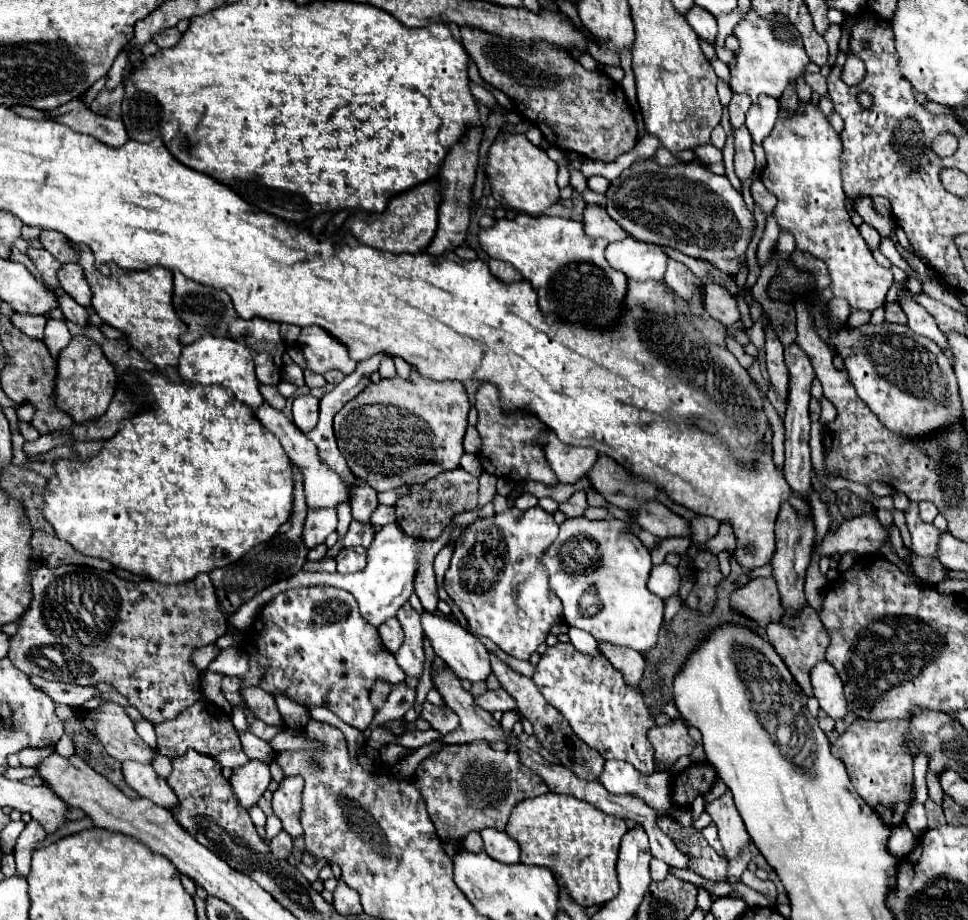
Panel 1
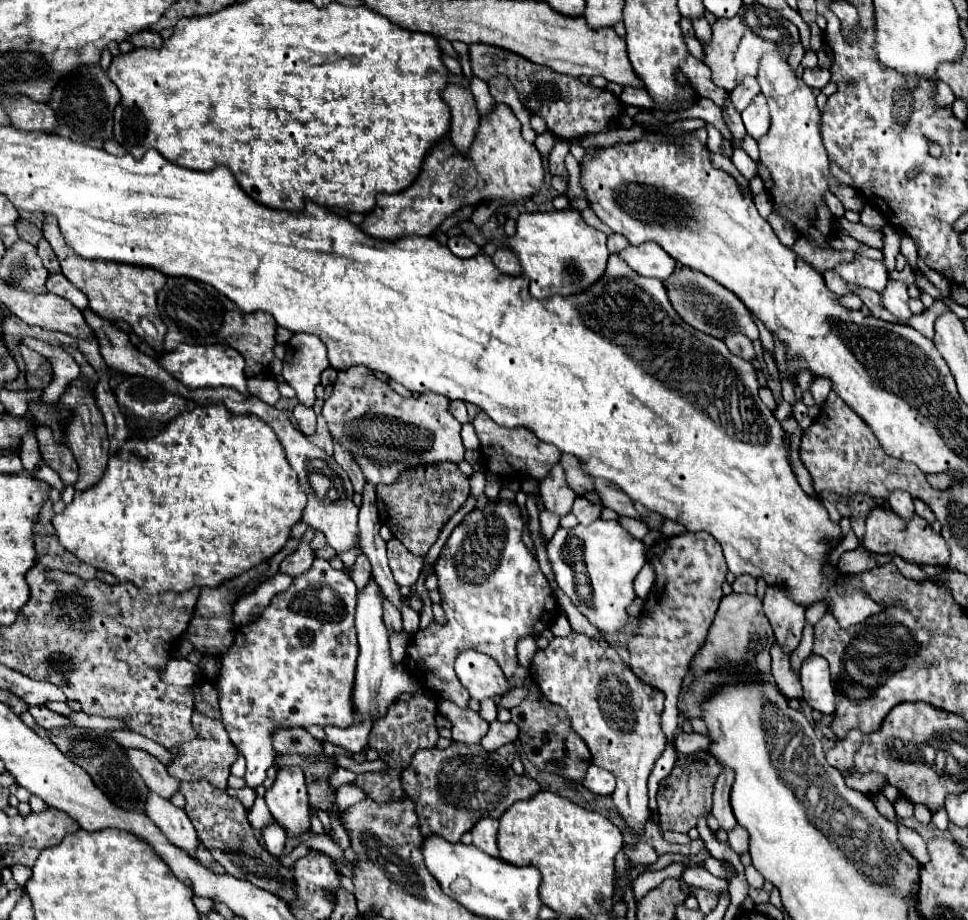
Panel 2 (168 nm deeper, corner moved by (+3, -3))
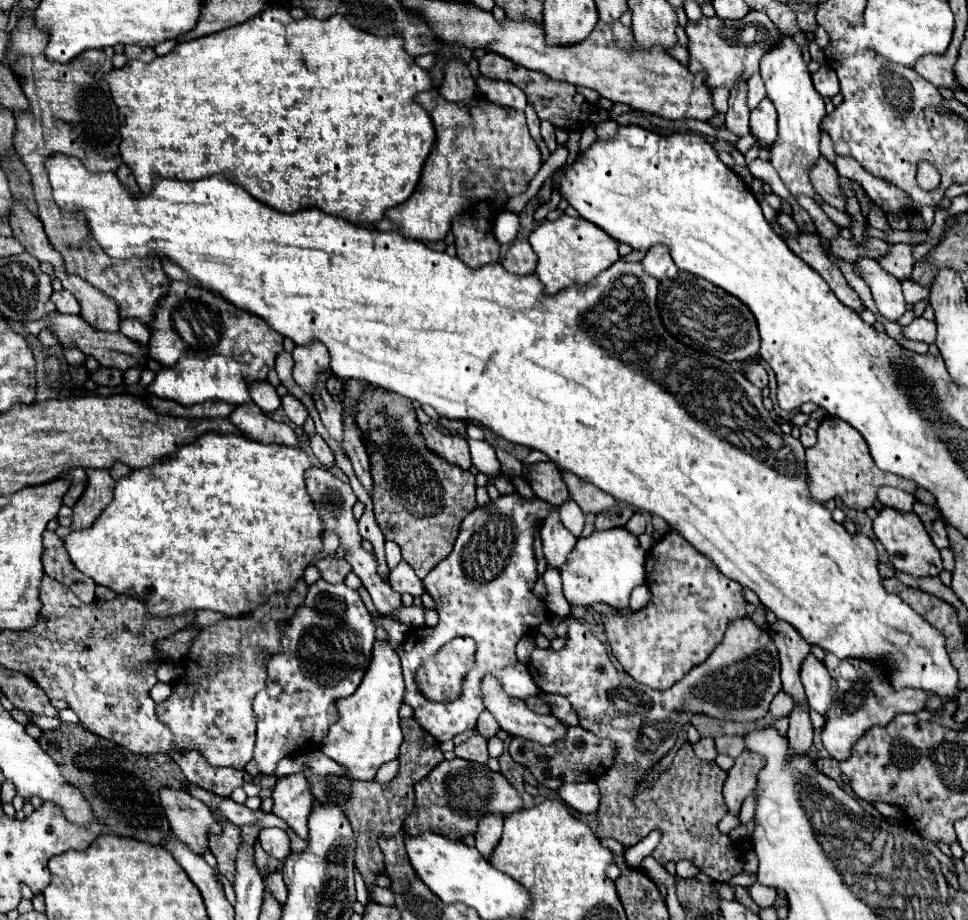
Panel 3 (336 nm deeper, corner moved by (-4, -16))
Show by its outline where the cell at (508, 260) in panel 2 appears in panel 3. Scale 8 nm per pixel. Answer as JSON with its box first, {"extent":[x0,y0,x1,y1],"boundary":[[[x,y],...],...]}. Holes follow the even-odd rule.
{"extent":[502,240,536,274],"boundary":[[[516,240],[510,244],[502,266],[512,274],[532,274],[536,270],[536,252],[528,244],[528,240]]]}

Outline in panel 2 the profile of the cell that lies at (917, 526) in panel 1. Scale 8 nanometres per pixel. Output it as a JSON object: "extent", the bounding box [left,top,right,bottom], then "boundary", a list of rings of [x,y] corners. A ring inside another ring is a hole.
{"extent":[887,491,915,521],"boundary":[[[893,491],[893,495],[887,499],[891,505],[891,511],[897,513],[901,519],[909,521],[915,515],[915,507],[913,507],[913,497],[907,495],[907,491]]]}

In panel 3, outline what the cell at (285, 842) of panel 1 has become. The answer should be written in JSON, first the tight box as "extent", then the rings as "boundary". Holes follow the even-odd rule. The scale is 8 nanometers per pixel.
{"extent":[260,828,290,860],"boundary":[[[264,828],[260,832],[260,844],[262,848],[274,856],[276,860],[286,860],[286,856],[290,854],[290,844],[288,844],[288,836],[284,830],[272,830],[272,828]]]}

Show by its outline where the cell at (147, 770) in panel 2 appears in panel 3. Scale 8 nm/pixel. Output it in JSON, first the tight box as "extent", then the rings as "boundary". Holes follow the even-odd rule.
{"extent":[160,788,222,856],"boundary":[[[160,788],[160,802],[166,810],[172,834],[188,844],[198,856],[208,850],[208,836],[222,832],[222,824],[204,802],[176,788]]]}

